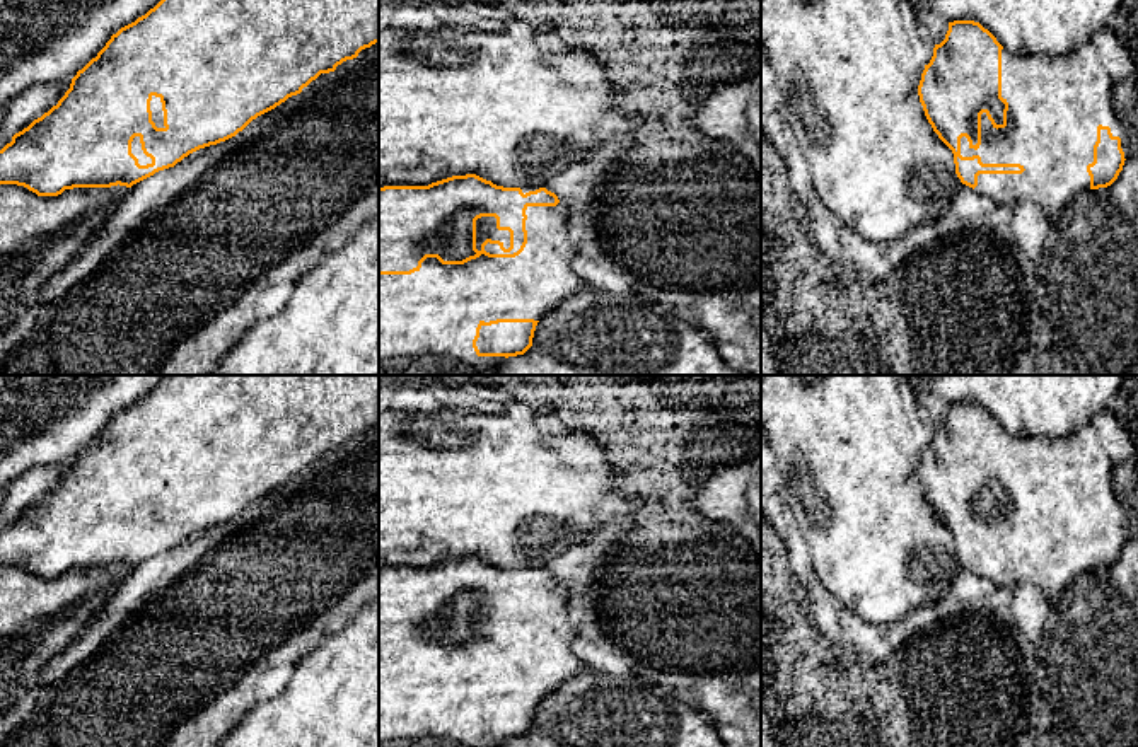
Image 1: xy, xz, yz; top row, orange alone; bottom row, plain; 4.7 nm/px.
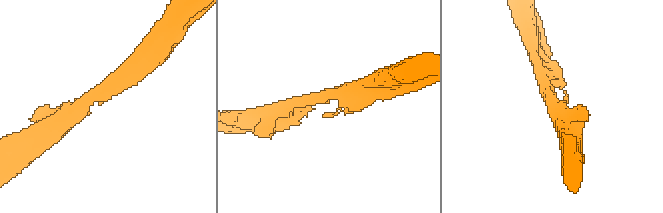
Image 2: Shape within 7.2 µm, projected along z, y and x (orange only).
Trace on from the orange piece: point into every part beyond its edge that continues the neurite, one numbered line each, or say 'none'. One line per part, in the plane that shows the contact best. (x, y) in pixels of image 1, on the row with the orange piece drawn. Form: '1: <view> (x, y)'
1: xz (435, 311)

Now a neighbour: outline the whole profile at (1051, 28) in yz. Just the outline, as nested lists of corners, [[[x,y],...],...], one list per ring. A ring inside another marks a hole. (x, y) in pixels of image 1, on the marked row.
[[[908,0],[921,14],[938,14],[947,22],[974,20],[1013,55],[1066,55],[1089,43],[1111,24],[1121,0]]]

